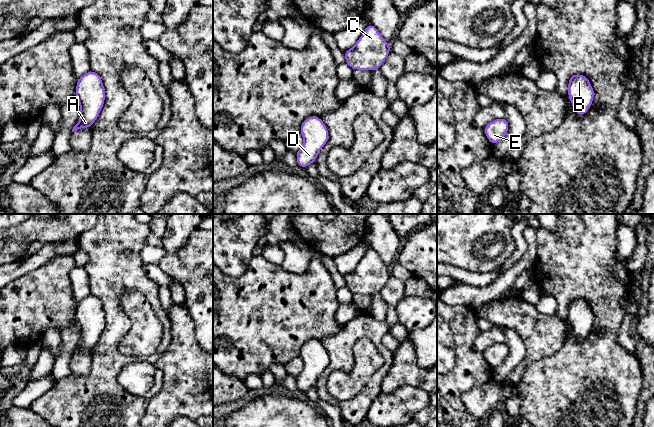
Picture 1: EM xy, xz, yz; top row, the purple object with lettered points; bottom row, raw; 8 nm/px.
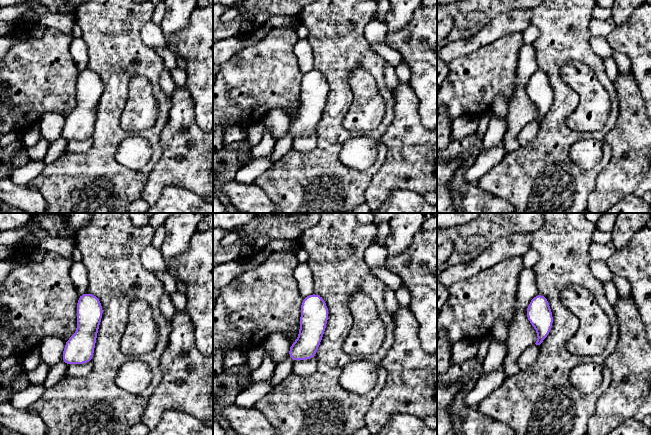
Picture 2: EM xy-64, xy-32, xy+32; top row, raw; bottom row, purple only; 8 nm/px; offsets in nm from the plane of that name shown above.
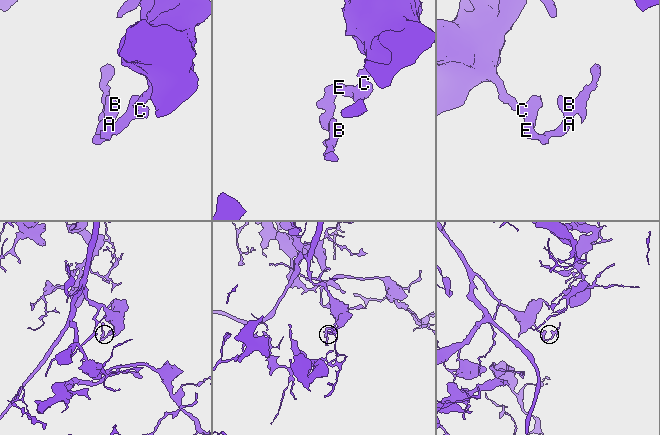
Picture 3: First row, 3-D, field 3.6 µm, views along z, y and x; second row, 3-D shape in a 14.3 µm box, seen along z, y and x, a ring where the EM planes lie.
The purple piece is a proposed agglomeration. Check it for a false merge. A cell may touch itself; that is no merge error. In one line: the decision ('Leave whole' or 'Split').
Leave whole

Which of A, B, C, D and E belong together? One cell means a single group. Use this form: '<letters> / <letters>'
A B C D E

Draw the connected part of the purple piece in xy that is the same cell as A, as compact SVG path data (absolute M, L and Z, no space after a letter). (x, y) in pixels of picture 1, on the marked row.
M91 70L78 78L75 91L76 99L80 104L81 116L72 132L81 128L91 129L105 103L102 78Z

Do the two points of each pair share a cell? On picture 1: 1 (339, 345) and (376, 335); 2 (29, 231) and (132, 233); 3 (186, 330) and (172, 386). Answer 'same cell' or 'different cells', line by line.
1: same cell
2: different cells
3: same cell

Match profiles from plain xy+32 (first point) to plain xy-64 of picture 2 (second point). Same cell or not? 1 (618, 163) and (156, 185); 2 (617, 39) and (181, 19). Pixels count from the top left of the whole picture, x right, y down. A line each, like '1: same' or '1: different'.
1: same
2: different

